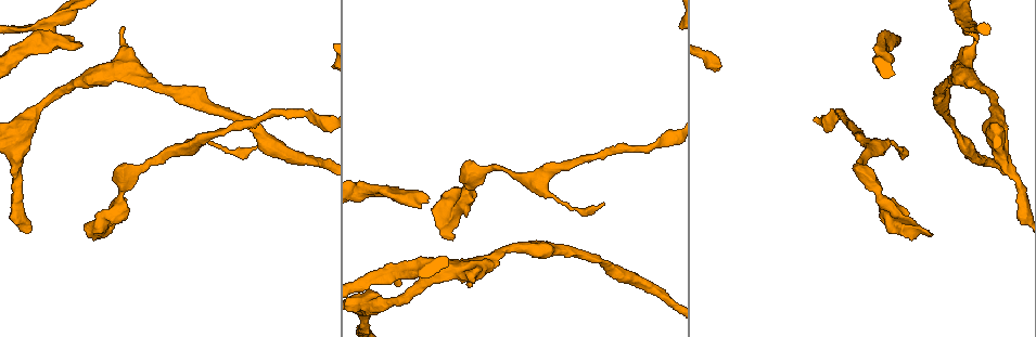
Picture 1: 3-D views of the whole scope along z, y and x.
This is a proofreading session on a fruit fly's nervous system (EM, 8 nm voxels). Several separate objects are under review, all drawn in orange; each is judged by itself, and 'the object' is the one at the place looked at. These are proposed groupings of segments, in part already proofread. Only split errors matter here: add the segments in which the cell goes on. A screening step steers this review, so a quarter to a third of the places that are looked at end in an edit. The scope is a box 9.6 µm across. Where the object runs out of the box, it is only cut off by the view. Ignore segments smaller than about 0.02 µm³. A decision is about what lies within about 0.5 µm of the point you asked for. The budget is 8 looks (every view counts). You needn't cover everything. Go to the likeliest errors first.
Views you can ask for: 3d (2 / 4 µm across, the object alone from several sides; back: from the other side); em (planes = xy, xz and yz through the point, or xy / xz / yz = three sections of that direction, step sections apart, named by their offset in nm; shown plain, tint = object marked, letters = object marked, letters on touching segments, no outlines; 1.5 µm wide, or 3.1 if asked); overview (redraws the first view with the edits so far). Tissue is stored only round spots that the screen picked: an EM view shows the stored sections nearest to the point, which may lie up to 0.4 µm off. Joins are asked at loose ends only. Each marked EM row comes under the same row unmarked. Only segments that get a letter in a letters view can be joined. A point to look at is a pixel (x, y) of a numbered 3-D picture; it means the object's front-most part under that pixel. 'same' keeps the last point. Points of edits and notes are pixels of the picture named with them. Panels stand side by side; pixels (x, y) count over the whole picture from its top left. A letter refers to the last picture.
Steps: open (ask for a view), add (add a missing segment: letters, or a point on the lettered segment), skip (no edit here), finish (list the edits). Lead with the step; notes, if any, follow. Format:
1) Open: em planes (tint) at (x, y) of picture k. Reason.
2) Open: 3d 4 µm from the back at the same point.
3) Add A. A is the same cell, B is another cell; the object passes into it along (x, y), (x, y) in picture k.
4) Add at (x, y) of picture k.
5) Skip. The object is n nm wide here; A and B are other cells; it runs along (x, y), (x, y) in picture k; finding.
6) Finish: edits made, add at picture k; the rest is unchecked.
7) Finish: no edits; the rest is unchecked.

Open: 3d 2 µm at (931, 234) of picture 1.

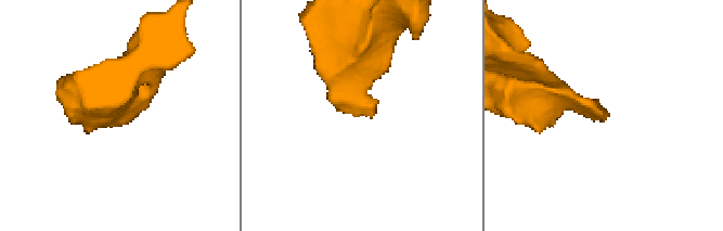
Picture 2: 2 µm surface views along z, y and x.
Open: em planes (letters) at (608, 115) of picture 2.

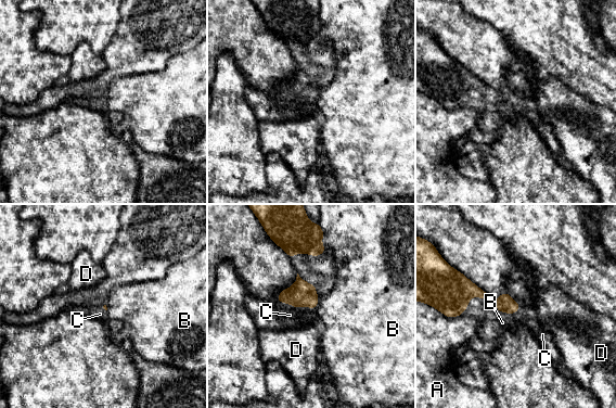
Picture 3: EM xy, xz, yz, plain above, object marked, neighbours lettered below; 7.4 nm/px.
Add C. C is the same cell, A, B and D are other cells; the object passes into it along (300, 293), (296, 307), (290, 315) in picture 3; it goes on there.

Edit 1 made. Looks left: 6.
Open: 3d 2 µm at (975, 39) of picture 1. Free end.

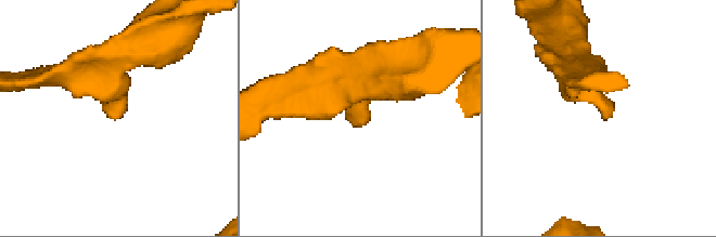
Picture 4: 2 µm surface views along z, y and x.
Open: em xz step 4 (letters) at (355, 115) of picture 4. The arms are 280, 280 nm wide; need the tissue.

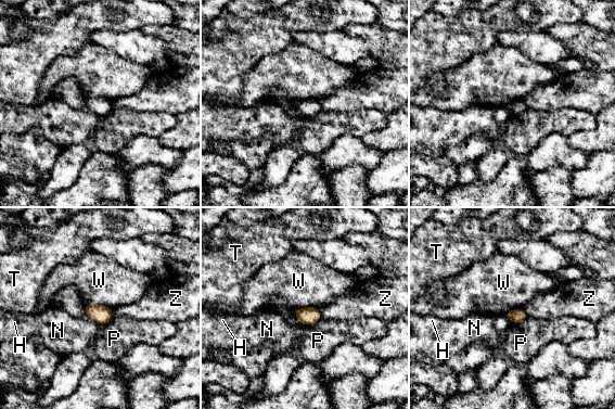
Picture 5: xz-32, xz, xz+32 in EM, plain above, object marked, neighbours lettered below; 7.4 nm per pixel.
Open: em planes (letters) at the same point.

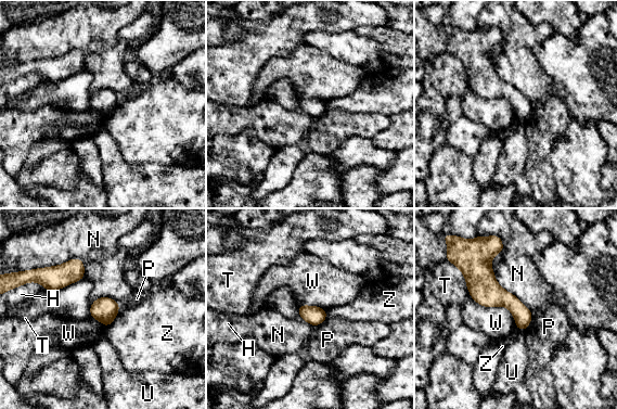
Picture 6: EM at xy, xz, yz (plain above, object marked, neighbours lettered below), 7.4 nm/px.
Skip. H, N, P, T, U, W and Z are other cells; it runs along (487, 256), (486, 280), (522, 327) in picture 6; none of them fits.

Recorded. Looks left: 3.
Finish: edits made, add at picture 3; the rest is unchecked.

